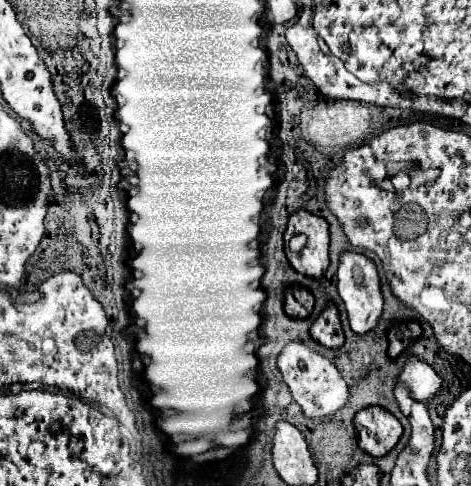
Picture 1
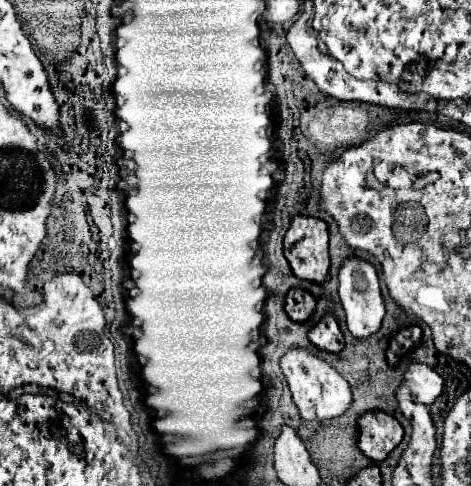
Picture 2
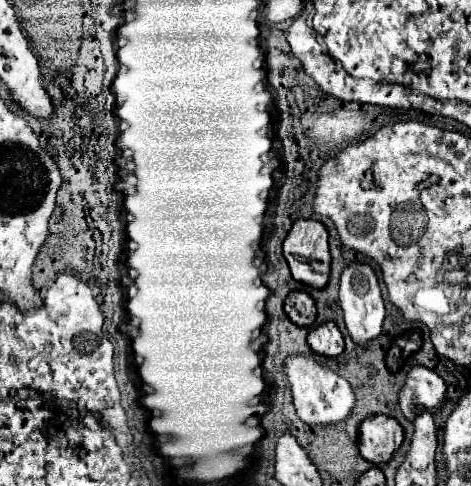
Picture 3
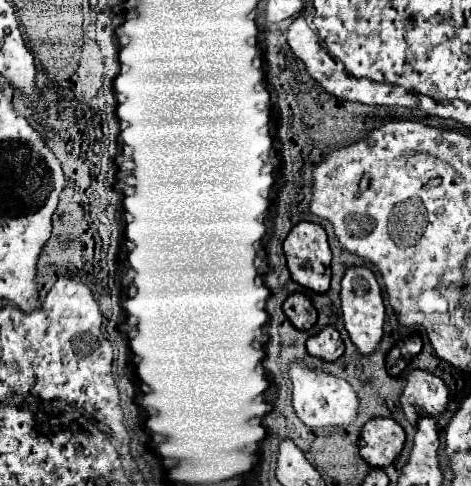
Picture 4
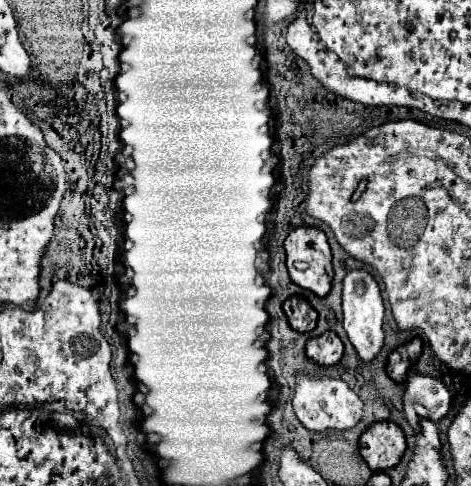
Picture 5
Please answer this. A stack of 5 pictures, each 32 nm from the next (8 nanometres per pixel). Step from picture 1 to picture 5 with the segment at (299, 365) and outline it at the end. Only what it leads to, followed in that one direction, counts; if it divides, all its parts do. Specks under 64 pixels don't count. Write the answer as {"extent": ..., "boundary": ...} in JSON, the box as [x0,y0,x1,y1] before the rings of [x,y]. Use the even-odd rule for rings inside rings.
{"extent":[292,376,362,432],"boundary":[[[296,376],[296,392],[292,398],[294,412],[302,426],[308,432],[326,432],[326,430],[336,430],[336,432],[346,432],[352,430],[360,420],[362,420],[362,400],[358,394],[344,384],[342,380],[326,378],[326,376]]]}

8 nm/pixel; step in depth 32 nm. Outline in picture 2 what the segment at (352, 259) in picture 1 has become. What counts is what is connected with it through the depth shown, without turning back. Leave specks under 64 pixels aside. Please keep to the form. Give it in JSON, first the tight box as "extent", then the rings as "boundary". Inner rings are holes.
{"extent":[338,258,384,340],"boundary":[[[360,258],[344,260],[344,264],[340,268],[338,292],[340,292],[342,308],[346,312],[346,326],[348,326],[350,334],[356,340],[364,340],[364,338],[370,338],[372,334],[376,334],[380,330],[380,324],[384,318],[384,300],[380,294],[380,282],[378,282],[378,274],[376,274],[374,266]]]}

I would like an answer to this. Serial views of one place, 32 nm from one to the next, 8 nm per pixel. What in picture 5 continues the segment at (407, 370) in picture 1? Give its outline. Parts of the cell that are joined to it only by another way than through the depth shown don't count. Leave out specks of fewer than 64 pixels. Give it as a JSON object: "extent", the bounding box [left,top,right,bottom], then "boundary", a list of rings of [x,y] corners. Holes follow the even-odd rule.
{"extent":[406,372,450,422],"boundary":[[[412,372],[406,380],[406,390],[416,398],[420,406],[426,410],[426,418],[432,422],[442,420],[450,412],[450,392],[446,386],[430,376],[422,376]]]}

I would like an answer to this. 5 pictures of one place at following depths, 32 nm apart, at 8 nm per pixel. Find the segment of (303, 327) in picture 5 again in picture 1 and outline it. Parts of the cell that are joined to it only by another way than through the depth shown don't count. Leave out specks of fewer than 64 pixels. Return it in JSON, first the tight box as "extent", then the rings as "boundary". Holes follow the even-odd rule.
{"extent":[284,286,314,318],"boundary":[[[288,286],[284,292],[284,312],[292,318],[306,318],[314,308],[314,296],[300,286]]]}

